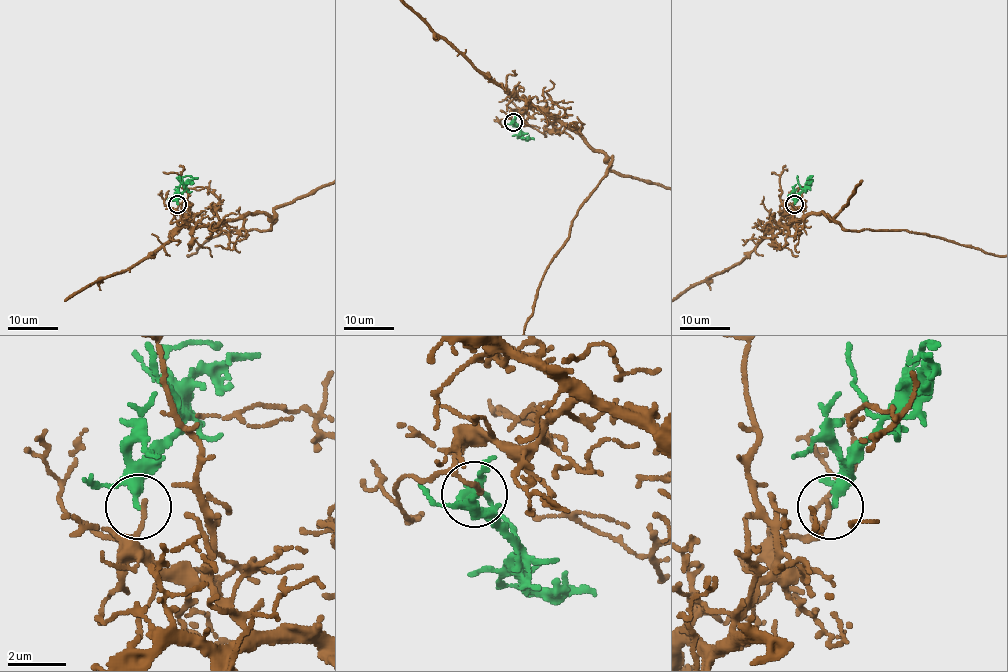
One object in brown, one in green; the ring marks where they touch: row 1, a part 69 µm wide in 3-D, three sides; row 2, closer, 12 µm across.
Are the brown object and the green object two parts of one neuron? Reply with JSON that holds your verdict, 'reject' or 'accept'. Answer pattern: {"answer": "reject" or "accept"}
{"answer": "reject"}

